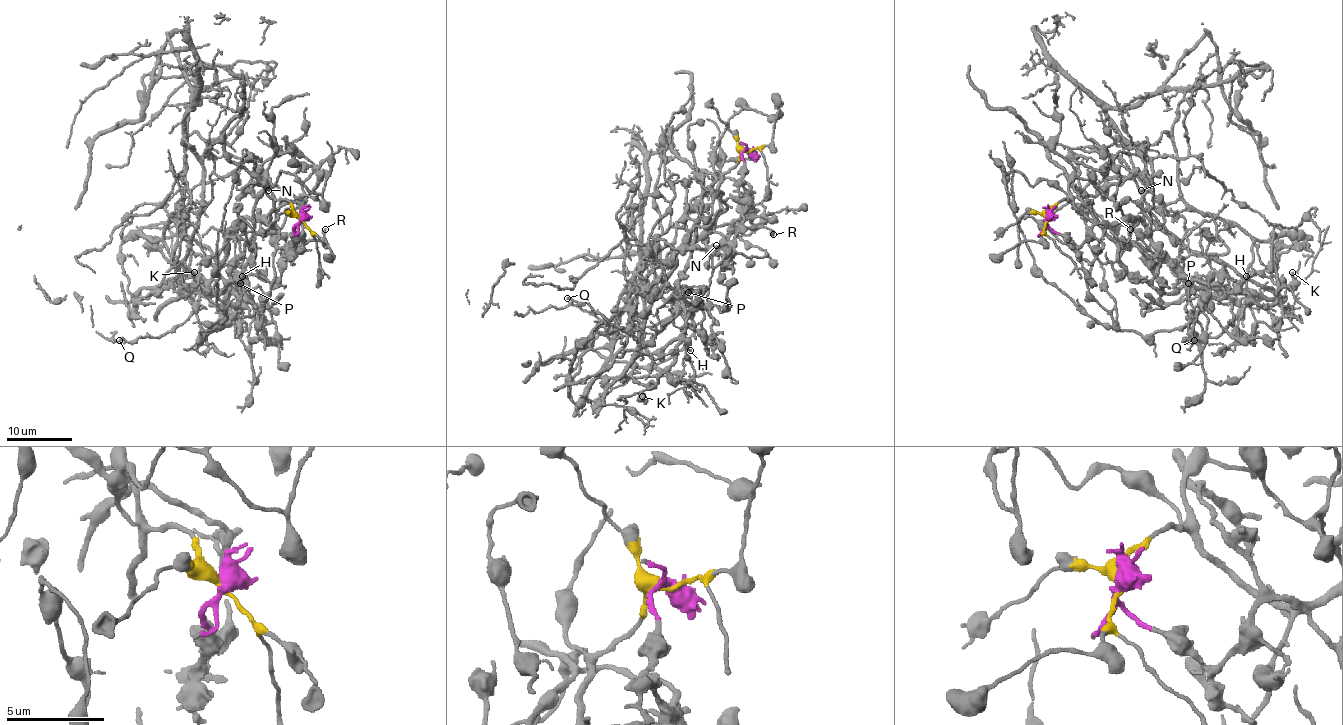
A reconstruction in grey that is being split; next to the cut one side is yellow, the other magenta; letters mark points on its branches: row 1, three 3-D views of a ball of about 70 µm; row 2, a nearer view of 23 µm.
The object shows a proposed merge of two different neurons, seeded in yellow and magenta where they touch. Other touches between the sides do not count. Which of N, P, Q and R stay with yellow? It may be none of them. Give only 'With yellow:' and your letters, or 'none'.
With yellow: Q

